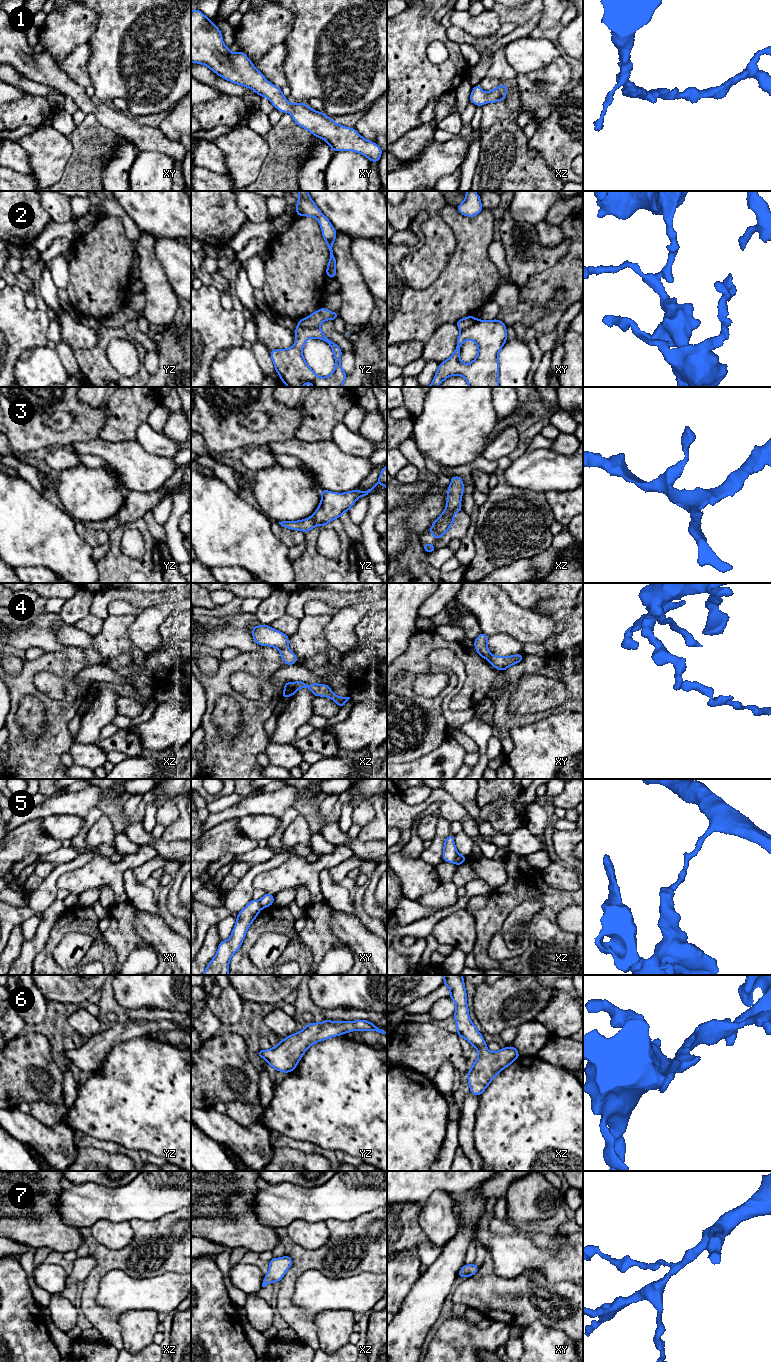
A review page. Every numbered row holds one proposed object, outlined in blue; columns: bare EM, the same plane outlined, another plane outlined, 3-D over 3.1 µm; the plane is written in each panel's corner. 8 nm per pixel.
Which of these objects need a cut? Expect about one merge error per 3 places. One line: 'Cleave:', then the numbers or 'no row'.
Cleave: 2, 4, 5

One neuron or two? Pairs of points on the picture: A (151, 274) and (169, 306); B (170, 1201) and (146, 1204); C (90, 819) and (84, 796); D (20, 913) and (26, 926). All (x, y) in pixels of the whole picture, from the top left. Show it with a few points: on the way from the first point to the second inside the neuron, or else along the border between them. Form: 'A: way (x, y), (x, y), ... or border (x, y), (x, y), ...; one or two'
A: way (155, 282), (161, 298); one
B: way (164, 1201), (152, 1201); one
C: border (96, 806), (83, 817); two
D: border (40, 918), (32, 915), (19, 924); two

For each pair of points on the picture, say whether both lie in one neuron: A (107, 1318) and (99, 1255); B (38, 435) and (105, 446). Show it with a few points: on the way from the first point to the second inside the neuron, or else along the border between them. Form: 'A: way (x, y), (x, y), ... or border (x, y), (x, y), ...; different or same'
A: way (93, 1302), (92, 1281), (99, 1271); same
B: border (98, 437), (92, 440), (74, 441), (67, 447); different

